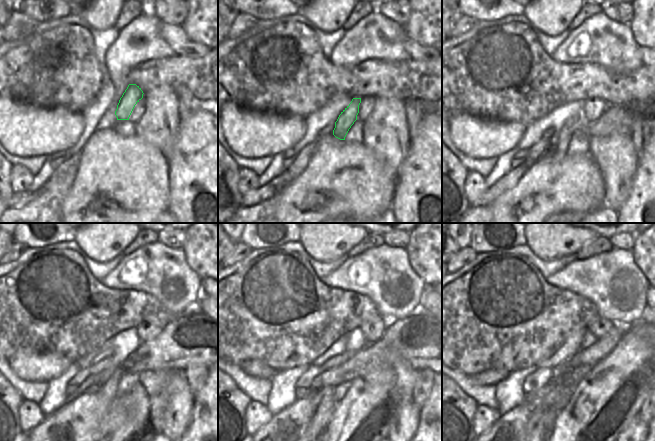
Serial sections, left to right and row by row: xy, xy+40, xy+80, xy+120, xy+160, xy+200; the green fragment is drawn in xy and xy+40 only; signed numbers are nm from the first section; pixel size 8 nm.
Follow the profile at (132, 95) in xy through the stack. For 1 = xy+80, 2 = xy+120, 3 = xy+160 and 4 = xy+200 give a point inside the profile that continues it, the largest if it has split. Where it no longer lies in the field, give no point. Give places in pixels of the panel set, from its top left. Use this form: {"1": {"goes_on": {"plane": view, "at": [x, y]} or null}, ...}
{"1": {"goes_on": {"plane": "xy+80", "at": [561, 147]}}, "2": {"goes_on": {"plane": "xy+120", "at": [107, 392]}}, "3": {"goes_on": {"plane": "xy+160", "at": [319, 422]}}, "4": {"goes_on": {"plane": "xy+200", "at": [541, 419]}}}

